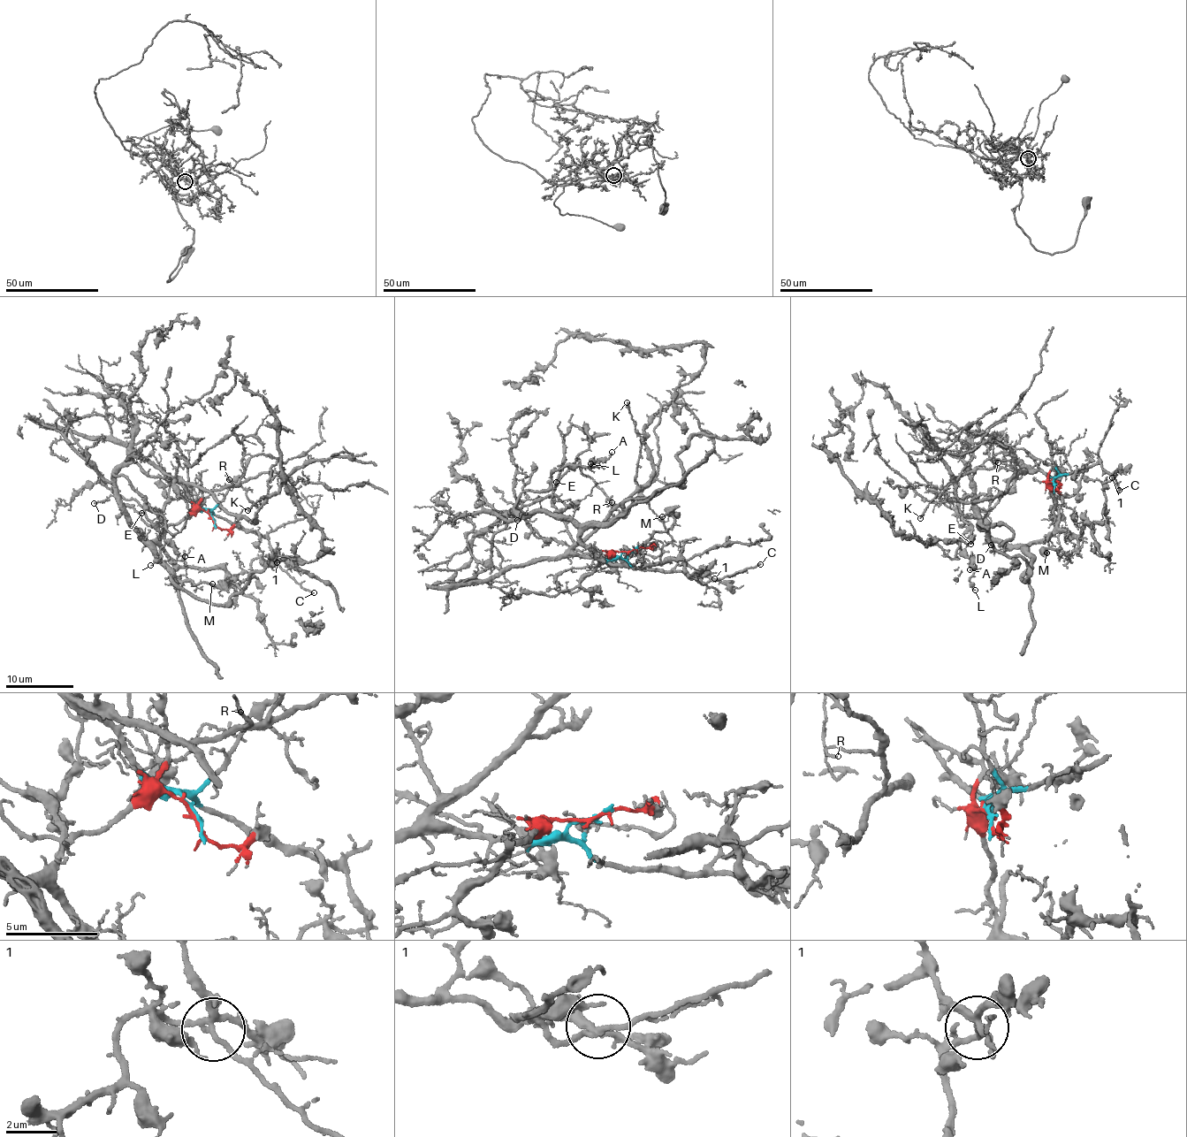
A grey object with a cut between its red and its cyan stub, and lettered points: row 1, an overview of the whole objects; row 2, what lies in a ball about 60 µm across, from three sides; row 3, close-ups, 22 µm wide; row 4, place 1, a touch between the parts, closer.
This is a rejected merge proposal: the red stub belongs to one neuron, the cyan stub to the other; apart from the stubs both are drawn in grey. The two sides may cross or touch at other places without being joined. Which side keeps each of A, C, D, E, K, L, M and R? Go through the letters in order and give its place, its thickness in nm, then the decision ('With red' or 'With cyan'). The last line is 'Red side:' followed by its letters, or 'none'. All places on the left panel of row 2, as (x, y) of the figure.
A: Place: (185, 556). Thickness 140 nm. With red
C: Place: (314, 592). Thickness 180 nm. With cyan
D: Place: (94, 503). Thickness 130 nm. With red
E: Place: (141, 513). Thickness 110 nm. With red
K: Place: (247, 510). Thickness 200 nm. With cyan
L: Place: (150, 565). Thickness 150 nm. With red
M: Place: (212, 583). Thickness 150 nm. With red
R: Place: (229, 479). Thickness 110 nm. With cyan
Red side: A, D, E, L, M

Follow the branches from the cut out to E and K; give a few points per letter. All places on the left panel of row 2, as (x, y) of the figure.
E: (212, 519), (199, 509), (144, 541), (133, 528), (119, 501), (113, 476), (126, 477), (147, 503), (141, 514)
K: (213, 518), (196, 507), (174, 477), (209, 492), (219, 506), (251, 521), (258, 520), (265, 497), (247, 510)

